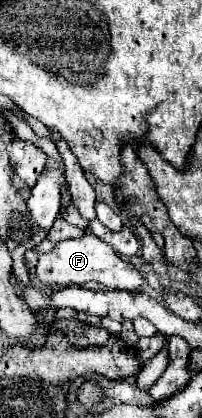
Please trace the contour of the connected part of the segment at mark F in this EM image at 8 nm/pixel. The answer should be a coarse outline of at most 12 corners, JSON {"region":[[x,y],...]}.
{"region":[[85,231],[39,257],[45,285],[97,281],[139,291],[143,277]]}

